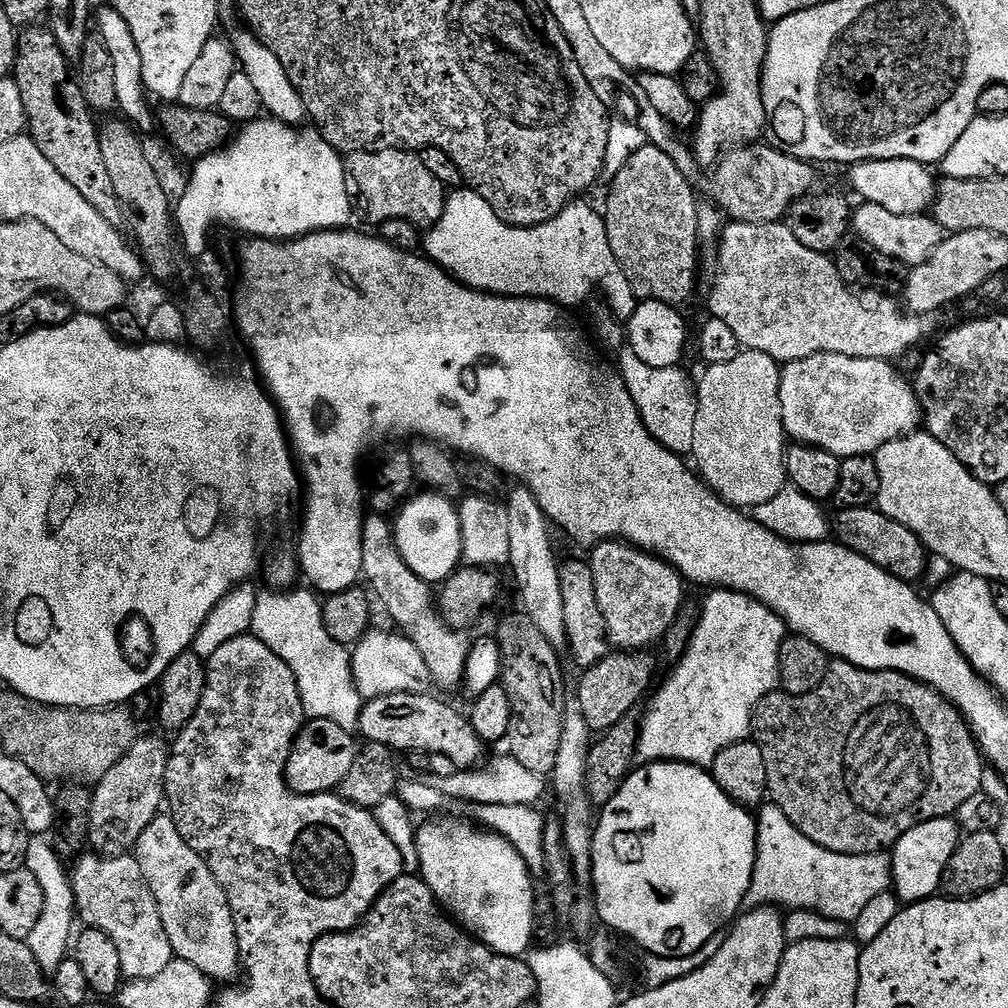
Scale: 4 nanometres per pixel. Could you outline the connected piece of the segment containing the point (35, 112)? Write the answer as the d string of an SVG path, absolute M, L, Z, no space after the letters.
M33 26L19 33L16 45L16 67L14 78L22 90L22 103L26 106L27 135L50 158L50 166L106 218L106 222L119 225L122 209L118 194L114 194L114 182L106 171L106 161L102 159L100 134L94 113L88 107L79 83L68 73L70 62L62 54L51 28Z

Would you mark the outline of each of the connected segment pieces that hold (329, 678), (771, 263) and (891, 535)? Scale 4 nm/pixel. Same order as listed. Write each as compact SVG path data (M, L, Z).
M300 587L261 591L254 602L251 635L270 646L270 650L274 650L274 654L294 670L308 720L338 722L342 730L355 733L360 726L362 697L352 677L349 649L334 642L326 631L321 597L311 587Z
M784 222L729 223L718 241L714 267L716 285L708 296L708 308L712 311L709 313L726 322L747 351L770 354L770 358L777 362L810 358L823 352L892 362L897 359L895 356L910 351L923 336L930 335L936 328L935 315L905 311L899 299L891 300L880 292L872 292L880 290L864 290L868 292L859 296L856 290L845 284L835 263L825 253L806 250Z
M876 506L840 508L837 513L836 520L834 516L834 536L844 547L854 550L854 554L874 562L874 566L886 570L888 576L893 576L905 582L917 582L916 580L920 582L925 579L930 553L918 538L918 534L914 534L914 530L910 530L910 526L902 526L902 522L894 522L894 518L882 514L879 507Z

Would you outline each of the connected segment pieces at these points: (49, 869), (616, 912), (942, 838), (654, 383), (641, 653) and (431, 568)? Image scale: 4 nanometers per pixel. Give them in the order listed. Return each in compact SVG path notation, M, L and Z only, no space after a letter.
M44 838L29 839L23 867L28 868L30 874L36 879L42 898L42 914L38 914L38 922L33 932L28 935L28 945L30 950L34 950L34 958L38 958L38 966L42 966L45 973L51 974L58 970L58 966L62 966L64 960L69 959L70 945L74 940L72 919L75 921L78 913L72 881L65 861L60 859L51 843Z
M658 760L640 767L629 772L628 777L624 779L624 785L614 794L614 798L610 798L610 802L603 805L601 812L604 813L601 816L599 813L598 823L592 834L591 887L596 888L594 908L603 927L612 929L621 937L629 936L638 947L648 951L649 957L693 956L698 950L702 950L702 946L706 946L706 942L710 942L710 938L721 935L741 915L745 907L746 890L750 890L750 878L754 874L756 861L756 816L741 804L735 804L718 786L711 771L696 764L681 764L678 760Z
M950 816L934 818L914 826L914 830L906 830L890 849L892 883L897 899L905 905L933 899L941 891L944 871L961 839L960 825Z
M631 346L619 349L618 356L620 356L618 371L630 390L630 398L634 398L634 406L638 406L642 414L646 430L650 430L653 438L668 451L676 453L681 458L687 457L694 446L694 422L698 414L694 380L691 380L680 366L675 368L646 366L646 362L642 362L638 354L634 354Z
M612 650L593 668L583 669L581 676L584 677L574 692L574 699L582 710L582 718L586 718L586 726L590 726L593 733L607 732L633 711L632 707L639 702L656 672L656 660L648 655L652 654L644 650Z
M435 494L413 495L400 509L394 520L396 549L406 566L418 574L418 578L436 586L448 579L461 567L462 530L457 505L445 496Z

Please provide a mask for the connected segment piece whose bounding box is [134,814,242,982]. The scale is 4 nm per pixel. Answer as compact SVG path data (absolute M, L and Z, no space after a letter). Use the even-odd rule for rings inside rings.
M161 814L142 830L134 855L142 870L142 878L148 883L150 894L158 906L162 926L166 926L166 938L170 938L172 955L177 960L198 966L209 981L232 982L241 975L240 951L234 930L234 918L218 878L210 866L178 834L178 826L171 815Z

